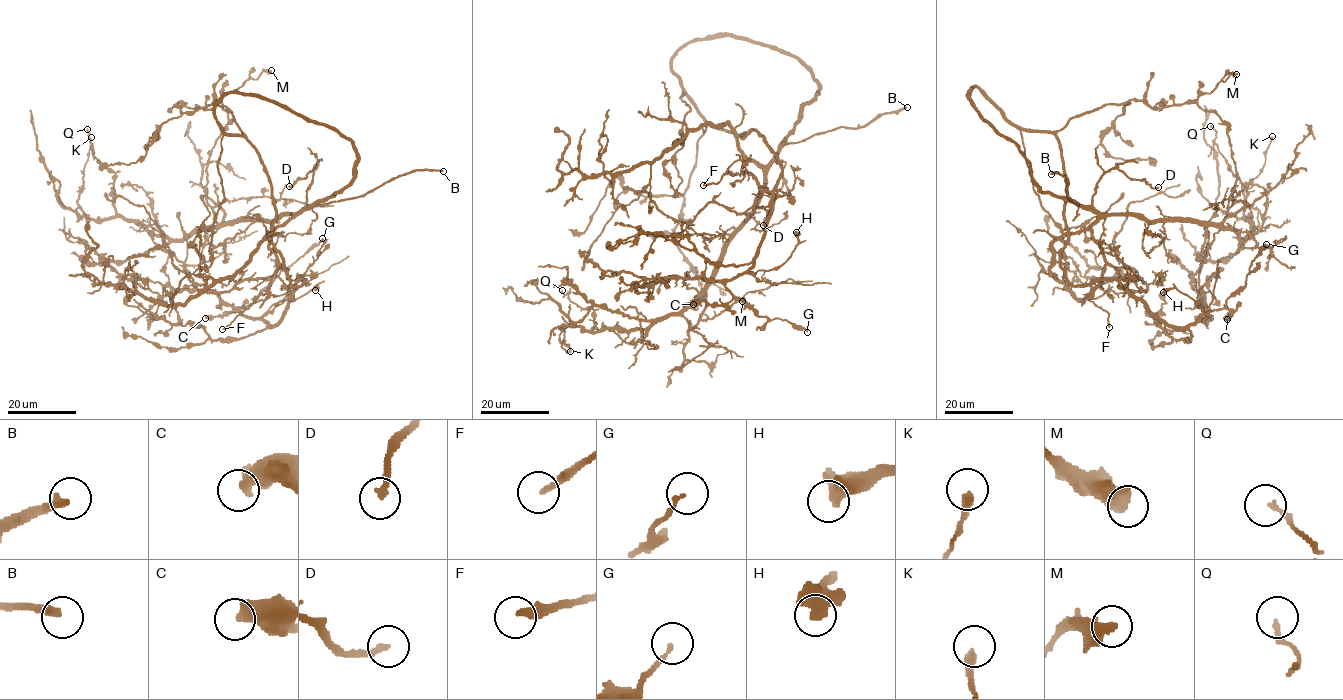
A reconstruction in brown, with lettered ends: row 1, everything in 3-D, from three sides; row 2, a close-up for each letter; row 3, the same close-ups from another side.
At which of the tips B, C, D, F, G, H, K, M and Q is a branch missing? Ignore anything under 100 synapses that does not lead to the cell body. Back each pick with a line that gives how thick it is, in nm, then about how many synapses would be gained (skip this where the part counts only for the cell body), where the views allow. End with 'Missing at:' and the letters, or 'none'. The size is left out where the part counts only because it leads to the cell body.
B: Thickness 280 nm
Missing at: B

